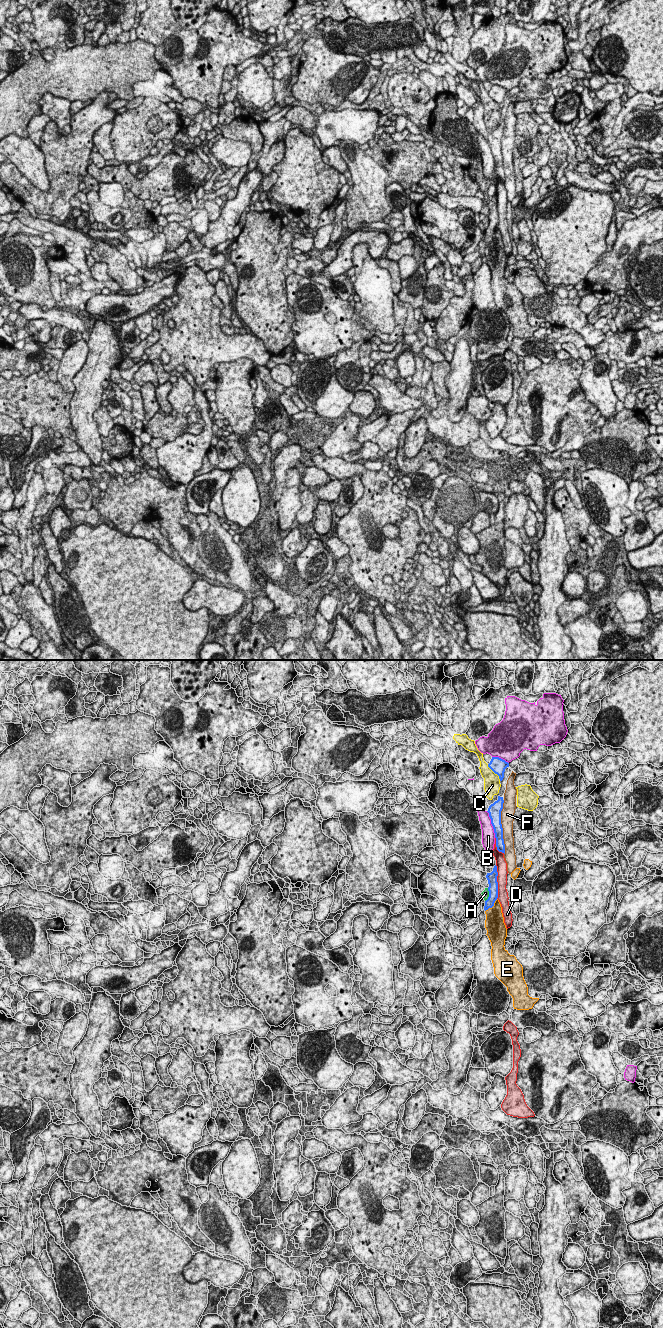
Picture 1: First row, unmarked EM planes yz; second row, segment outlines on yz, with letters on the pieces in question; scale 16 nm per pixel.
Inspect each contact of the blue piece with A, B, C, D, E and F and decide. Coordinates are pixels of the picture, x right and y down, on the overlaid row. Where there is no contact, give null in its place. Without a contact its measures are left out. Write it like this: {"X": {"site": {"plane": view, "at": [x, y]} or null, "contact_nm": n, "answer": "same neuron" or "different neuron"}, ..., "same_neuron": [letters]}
{"A": {"site": {"plane": "yz", "at": [489, 895]}, "contact_nm": 220, "answer": "different neuron"}, "B": {"site": {"plane": "yz", "at": [491, 823]}, "contact_nm": 460, "answer": "different neuron"}, "C": {"site": {"plane": "yz", "at": [494, 772]}, "contact_nm": 340, "answer": "different neuron"}, "D": {"site": {"plane": "yz", "at": [497, 882]}, "contact_nm": 550, "answer": "different neuron"}, "E": {"site": {"plane": "yz", "at": [492, 906]}, "contact_nm": 280, "answer": "different neuron"}, "F": {"site": {"plane": "yz", "at": [501, 827]}, "contact_nm": 900, "answer": "different neuron"}, "same_neuron": []}

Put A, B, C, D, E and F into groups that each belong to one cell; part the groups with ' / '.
A / B / C / D / E / F

